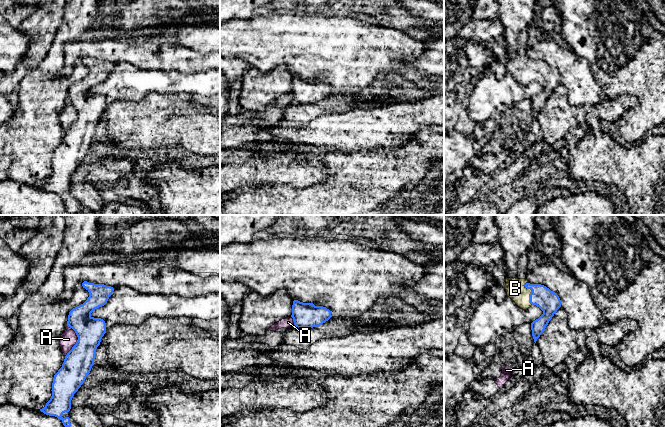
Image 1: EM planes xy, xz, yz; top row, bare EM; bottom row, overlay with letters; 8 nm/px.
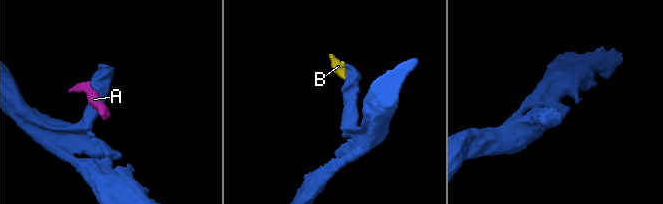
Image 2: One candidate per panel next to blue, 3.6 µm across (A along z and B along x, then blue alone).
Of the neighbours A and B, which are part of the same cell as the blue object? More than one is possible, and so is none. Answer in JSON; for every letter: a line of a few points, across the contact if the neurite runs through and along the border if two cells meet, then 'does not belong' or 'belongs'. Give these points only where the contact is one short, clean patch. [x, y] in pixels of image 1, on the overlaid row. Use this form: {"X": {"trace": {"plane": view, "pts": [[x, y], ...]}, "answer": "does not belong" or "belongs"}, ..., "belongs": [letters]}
{"A": {"answer": "does not belong"}, "B": {"trace": {"plane": "yz", "pts": [[548, 301], [540, 295], [531, 292], [522, 292], [515, 288]]}, "answer": "belongs"}, "belongs": ["B"]}

